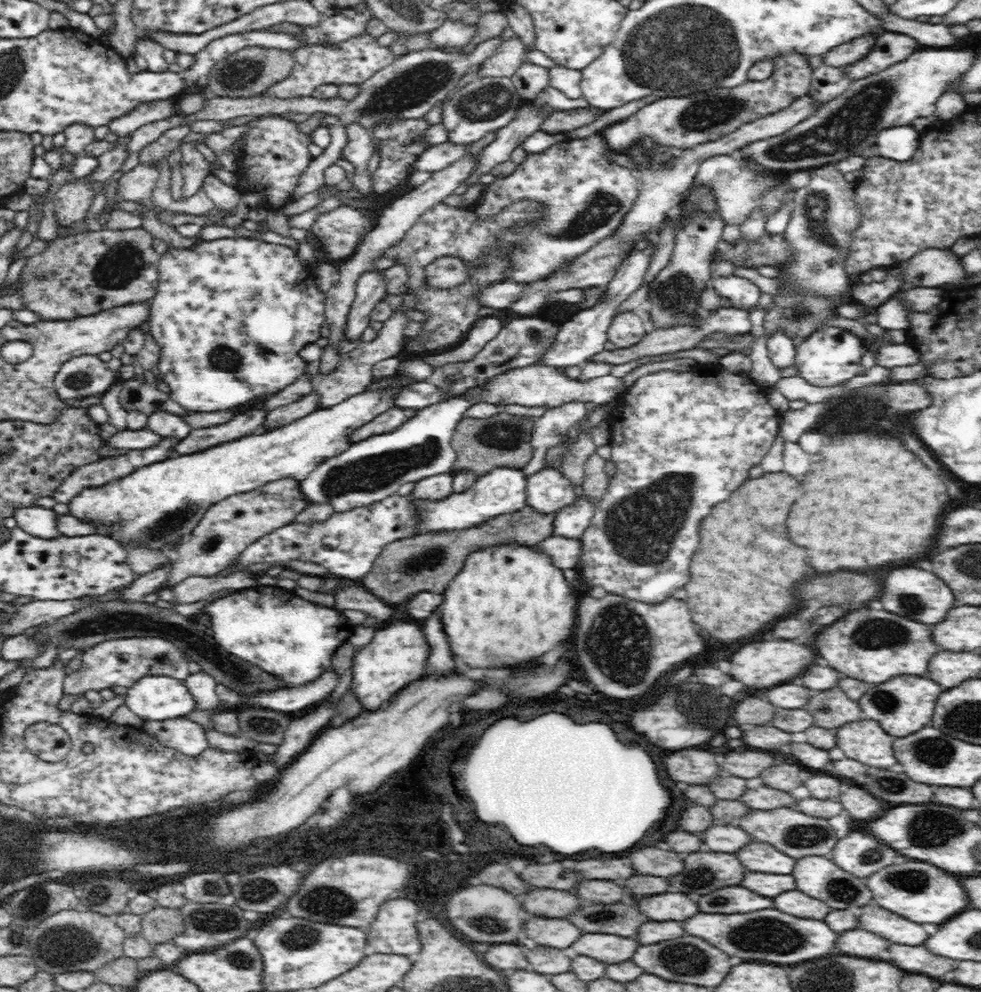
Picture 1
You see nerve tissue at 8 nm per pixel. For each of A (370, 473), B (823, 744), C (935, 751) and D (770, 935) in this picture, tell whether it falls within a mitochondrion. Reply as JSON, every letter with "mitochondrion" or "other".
{"A":"mitochondrion","B":"other","C":"mitochondrion","D":"mitochondrion"}

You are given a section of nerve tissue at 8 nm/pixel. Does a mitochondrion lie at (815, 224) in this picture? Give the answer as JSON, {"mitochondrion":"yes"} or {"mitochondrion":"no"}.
{"mitochondrion":"yes"}

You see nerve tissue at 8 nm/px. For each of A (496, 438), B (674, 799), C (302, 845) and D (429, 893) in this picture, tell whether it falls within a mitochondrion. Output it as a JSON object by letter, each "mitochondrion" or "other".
{"A":"mitochondrion","B":"other","C":"other","D":"other"}

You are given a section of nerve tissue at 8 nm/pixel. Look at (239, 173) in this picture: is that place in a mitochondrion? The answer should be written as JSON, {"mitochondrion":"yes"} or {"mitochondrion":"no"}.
{"mitochondrion":"no"}

